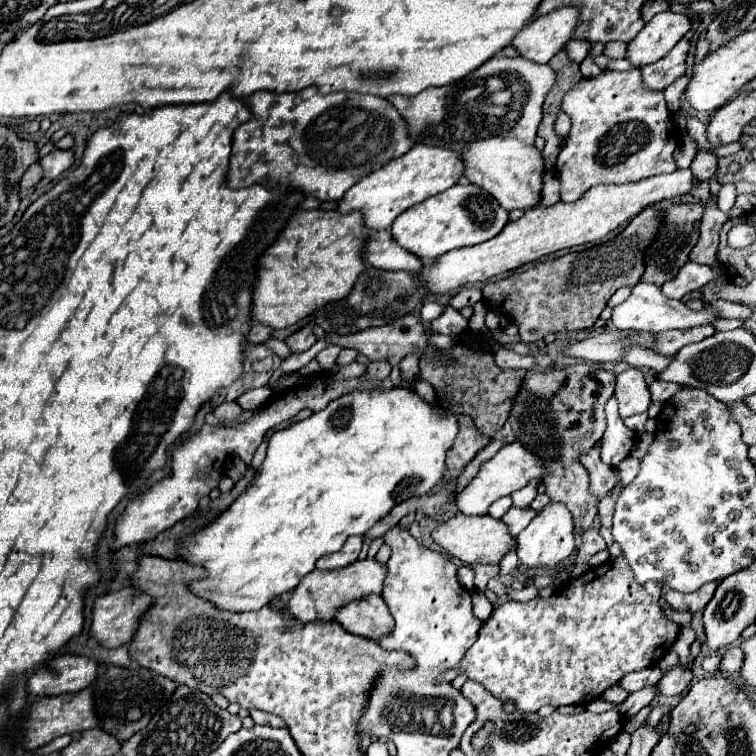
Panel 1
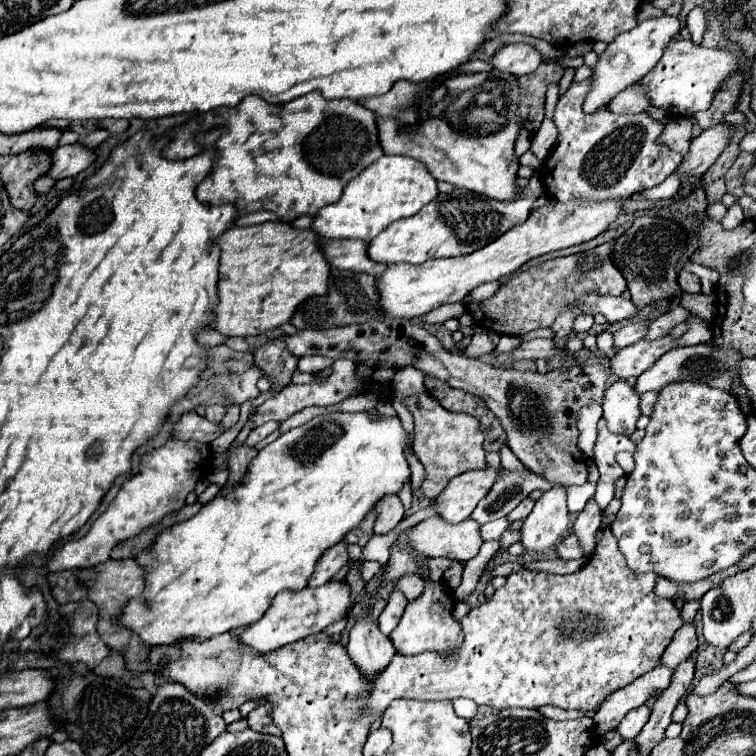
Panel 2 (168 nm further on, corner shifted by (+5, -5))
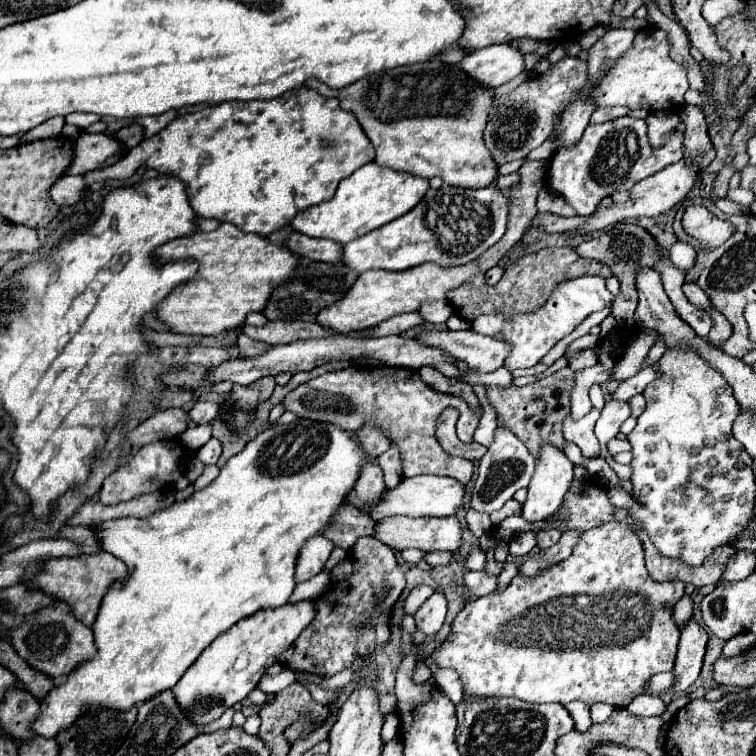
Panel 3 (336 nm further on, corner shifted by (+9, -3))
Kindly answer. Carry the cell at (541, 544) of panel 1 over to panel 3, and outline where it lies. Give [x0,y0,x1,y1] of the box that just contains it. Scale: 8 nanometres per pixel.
[522,446,574,522]

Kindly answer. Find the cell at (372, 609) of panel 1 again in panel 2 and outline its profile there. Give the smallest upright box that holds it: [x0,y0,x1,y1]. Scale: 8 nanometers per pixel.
[348,620,396,680]

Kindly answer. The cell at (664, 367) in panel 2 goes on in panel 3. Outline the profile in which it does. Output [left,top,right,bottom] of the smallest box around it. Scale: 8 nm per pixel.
[612,362,660,402]

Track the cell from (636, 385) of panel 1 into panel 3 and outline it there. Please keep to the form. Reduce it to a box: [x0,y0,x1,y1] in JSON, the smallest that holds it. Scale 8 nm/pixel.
[596,398,630,446]

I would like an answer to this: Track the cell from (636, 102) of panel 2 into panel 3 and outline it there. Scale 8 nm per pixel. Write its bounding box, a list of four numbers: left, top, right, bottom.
[592,106,630,124]

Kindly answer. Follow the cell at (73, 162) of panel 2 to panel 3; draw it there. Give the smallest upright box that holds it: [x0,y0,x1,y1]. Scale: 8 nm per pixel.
[66,134,124,174]

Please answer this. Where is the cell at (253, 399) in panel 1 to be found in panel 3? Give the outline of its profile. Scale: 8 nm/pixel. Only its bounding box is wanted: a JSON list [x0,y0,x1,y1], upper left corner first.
[180,424,212,452]

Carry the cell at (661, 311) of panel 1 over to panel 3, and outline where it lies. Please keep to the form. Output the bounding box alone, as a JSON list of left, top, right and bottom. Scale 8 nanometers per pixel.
[472,276,614,370]

